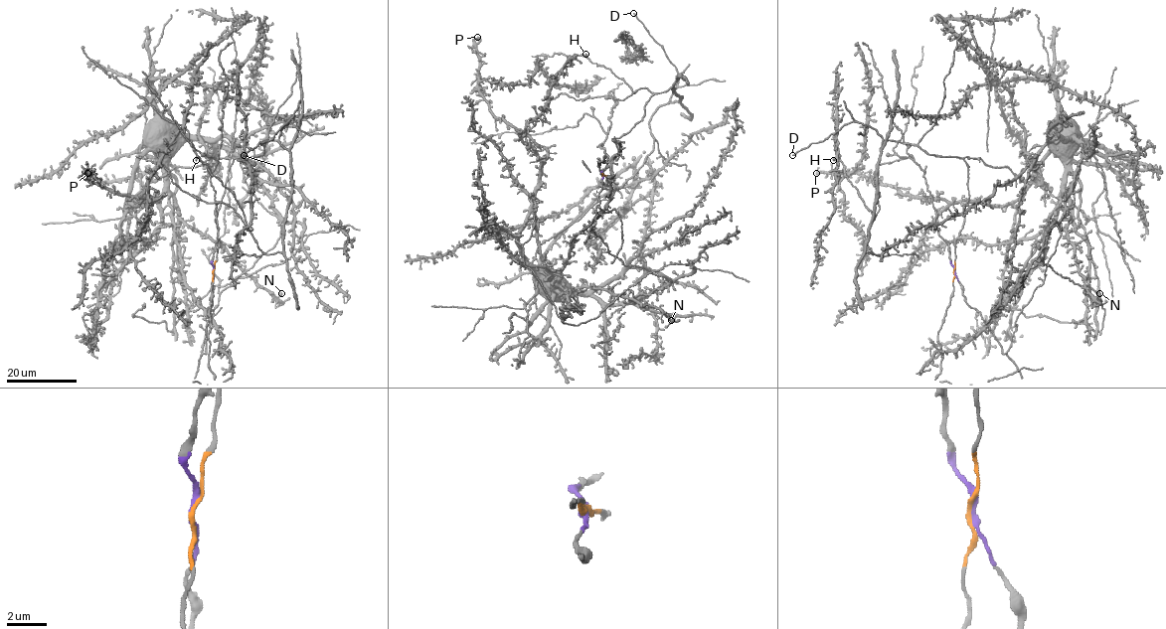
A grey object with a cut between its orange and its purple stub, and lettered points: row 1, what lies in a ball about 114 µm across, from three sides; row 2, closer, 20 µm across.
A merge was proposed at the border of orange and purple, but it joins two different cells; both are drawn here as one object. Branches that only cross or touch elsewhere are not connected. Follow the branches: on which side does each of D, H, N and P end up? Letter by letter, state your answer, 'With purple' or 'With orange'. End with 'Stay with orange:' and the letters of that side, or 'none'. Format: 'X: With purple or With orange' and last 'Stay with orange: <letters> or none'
D: With orange
H: With orange
N: With purple
P: With purple
Stay with orange: D, H

